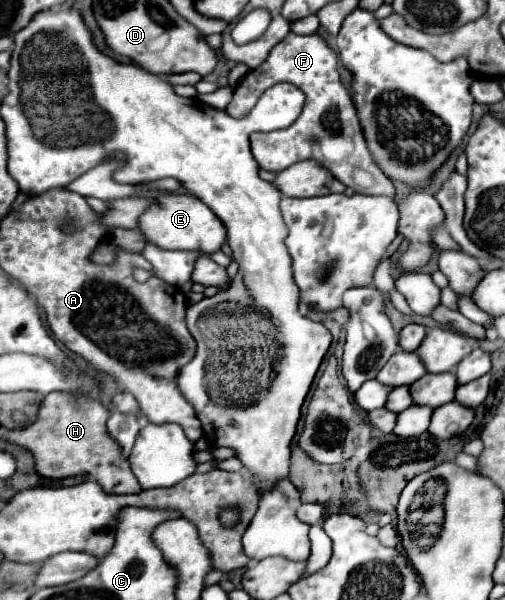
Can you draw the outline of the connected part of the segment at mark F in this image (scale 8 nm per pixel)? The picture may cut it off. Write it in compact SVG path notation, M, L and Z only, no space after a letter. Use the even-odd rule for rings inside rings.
M290 33L286 35L268 55L268 59L244 75L244 79L234 87L234 97L230 105L226 107L226 113L232 117L244 117L248 109L254 107L258 97L272 85L276 83L294 83L306 93L306 105L302 115L294 121L292 127L280 129L280 131L270 131L270 133L252 133L250 145L254 147L254 159L258 165L266 171L280 173L286 167L302 161L302 159L316 159L324 167L328 167L334 177L338 177L344 183L350 183L350 171L358 169L360 165L374 163L372 153L366 147L364 133L360 129L358 117L354 103L350 99L348 89L340 81L338 73L338 57L336 53L328 47L326 39L320 35L296 35ZM342 122L340 133L329 133L326 127L338 125ZM366 159L366 161L364 161ZM342 161L342 163L340 163Z

